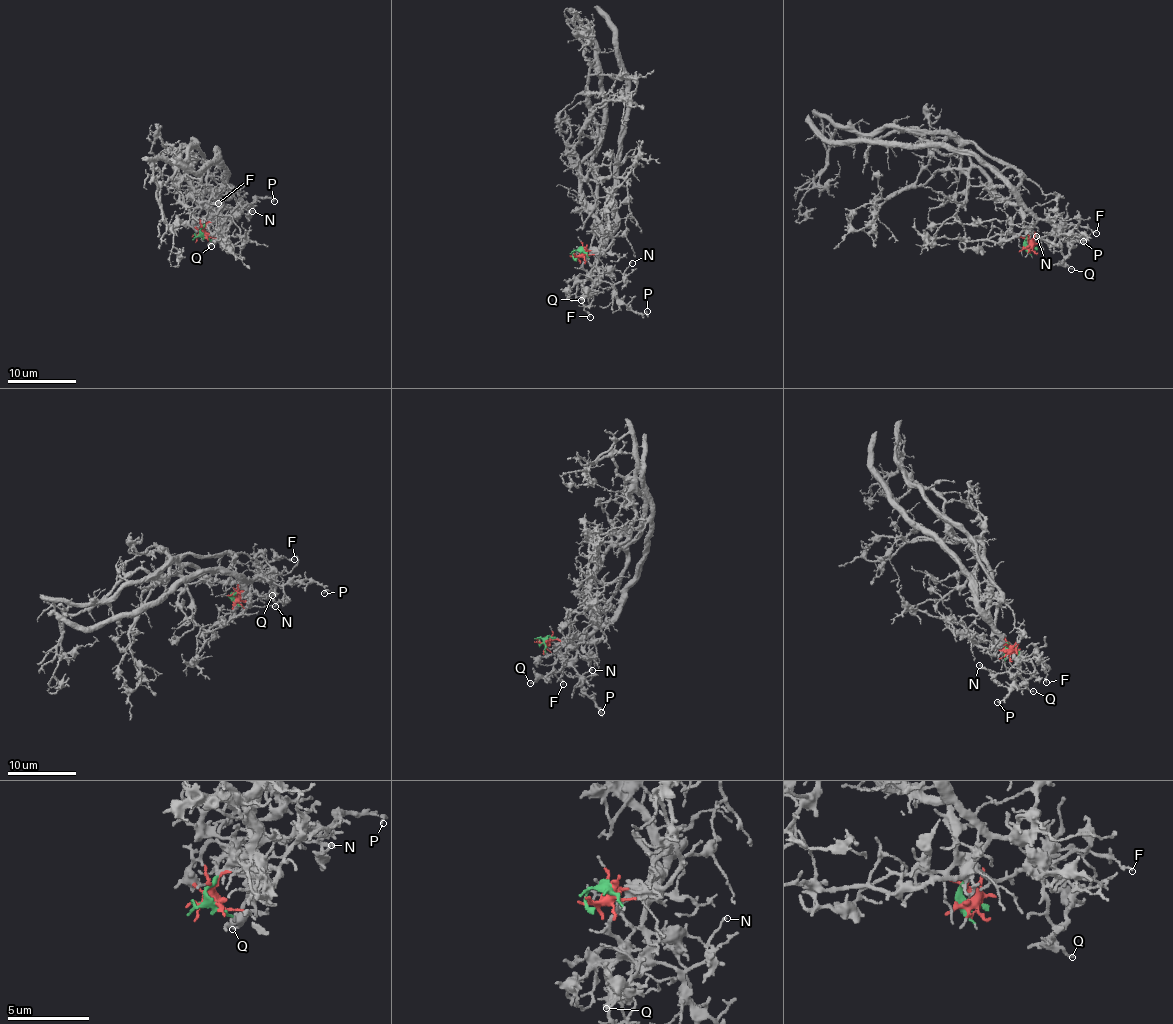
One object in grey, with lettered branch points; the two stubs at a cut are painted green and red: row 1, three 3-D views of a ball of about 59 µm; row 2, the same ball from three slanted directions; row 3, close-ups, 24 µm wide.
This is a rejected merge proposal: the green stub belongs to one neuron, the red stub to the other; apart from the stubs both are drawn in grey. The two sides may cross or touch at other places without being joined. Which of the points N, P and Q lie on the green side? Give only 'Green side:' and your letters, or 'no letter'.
Green side: no letter

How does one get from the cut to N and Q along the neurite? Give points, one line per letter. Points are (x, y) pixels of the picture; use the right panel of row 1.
N: (1033, 246), (1028, 234), (1040, 219), (1049, 219), (1060, 233), (1052, 241), (1043, 241), (1036, 235)
Q: (1033, 246), (1028, 234), (1040, 219), (1047, 219), (1059, 233), (1065, 264), (1072, 269)

